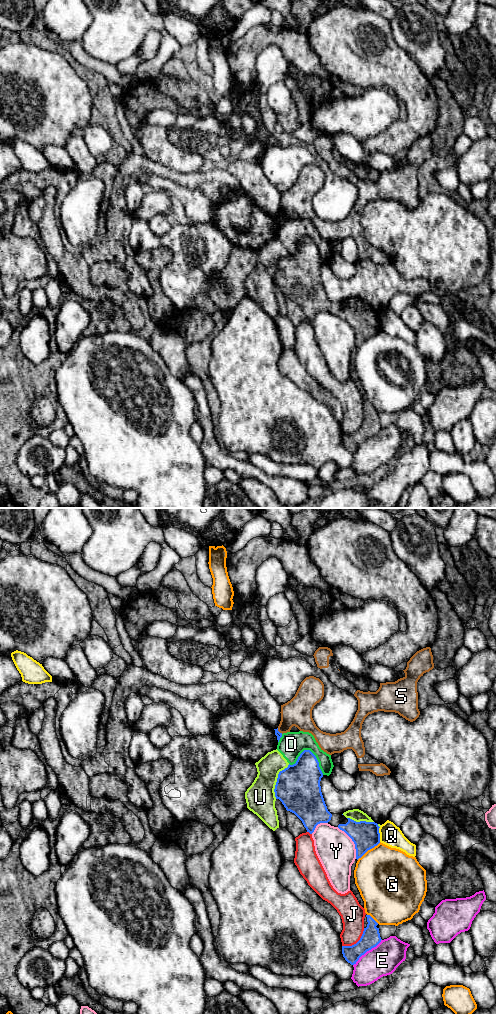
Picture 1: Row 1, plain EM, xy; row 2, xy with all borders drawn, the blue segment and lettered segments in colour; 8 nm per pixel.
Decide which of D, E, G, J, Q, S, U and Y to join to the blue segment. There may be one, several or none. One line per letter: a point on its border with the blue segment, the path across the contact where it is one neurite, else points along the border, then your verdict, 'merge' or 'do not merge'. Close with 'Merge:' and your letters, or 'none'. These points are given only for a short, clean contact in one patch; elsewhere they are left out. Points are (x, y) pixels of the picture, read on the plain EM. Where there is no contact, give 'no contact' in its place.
D: contact xy (310, 239); do not merge
E: contact xy (367, 438); border xy (381, 427), (353, 453); do not merge
G: contact xy (368, 337); do not merge
J: contact xy (357, 430); do not merge
Q: contact xy (379, 322); do not merge
S: contact xy (278, 219); border xy (277, 216), (282, 221); do not merge
U: contact xy (277, 268); do not merge
Y: contact xy (353, 329); do not merge
Merge: none

